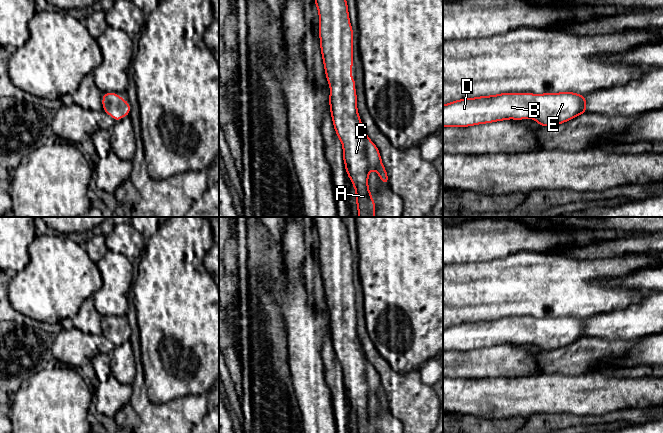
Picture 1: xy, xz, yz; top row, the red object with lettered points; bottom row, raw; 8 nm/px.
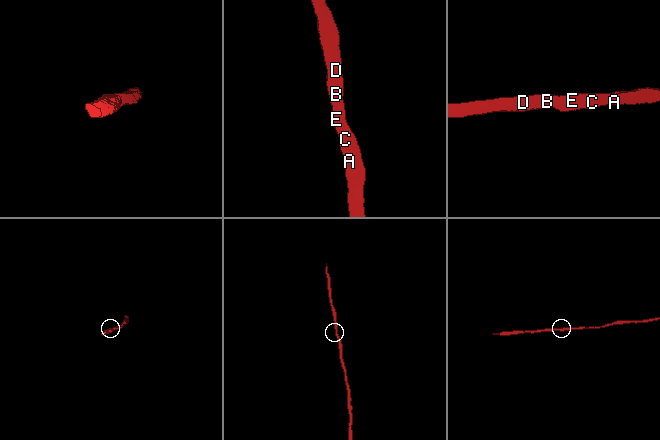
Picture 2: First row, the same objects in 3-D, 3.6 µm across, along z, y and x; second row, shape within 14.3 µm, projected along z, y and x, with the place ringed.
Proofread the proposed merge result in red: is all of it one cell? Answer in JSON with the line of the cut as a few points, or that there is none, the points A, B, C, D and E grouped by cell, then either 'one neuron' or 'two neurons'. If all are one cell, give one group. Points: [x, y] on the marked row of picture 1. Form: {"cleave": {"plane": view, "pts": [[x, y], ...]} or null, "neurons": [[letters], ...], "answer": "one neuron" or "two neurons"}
{"cleave": null, "neurons": [["A", "B", "C", "D", "E"]], "answer": "one neuron"}

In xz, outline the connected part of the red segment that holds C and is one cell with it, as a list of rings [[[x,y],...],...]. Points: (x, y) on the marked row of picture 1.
[[[315,0],[319,12],[319,35],[325,74],[331,89],[329,95],[331,117],[339,140],[343,145],[343,160],[348,177],[356,190],[359,217],[374,217],[375,203],[368,189],[371,169],[378,173],[382,184],[389,183],[376,145],[368,138],[357,112],[355,81],[350,75],[353,65],[353,30],[346,0]]]

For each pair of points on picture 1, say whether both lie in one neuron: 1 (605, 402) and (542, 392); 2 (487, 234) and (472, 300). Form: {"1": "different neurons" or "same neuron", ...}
{"1": "same neuron", "2": "different neurons"}

